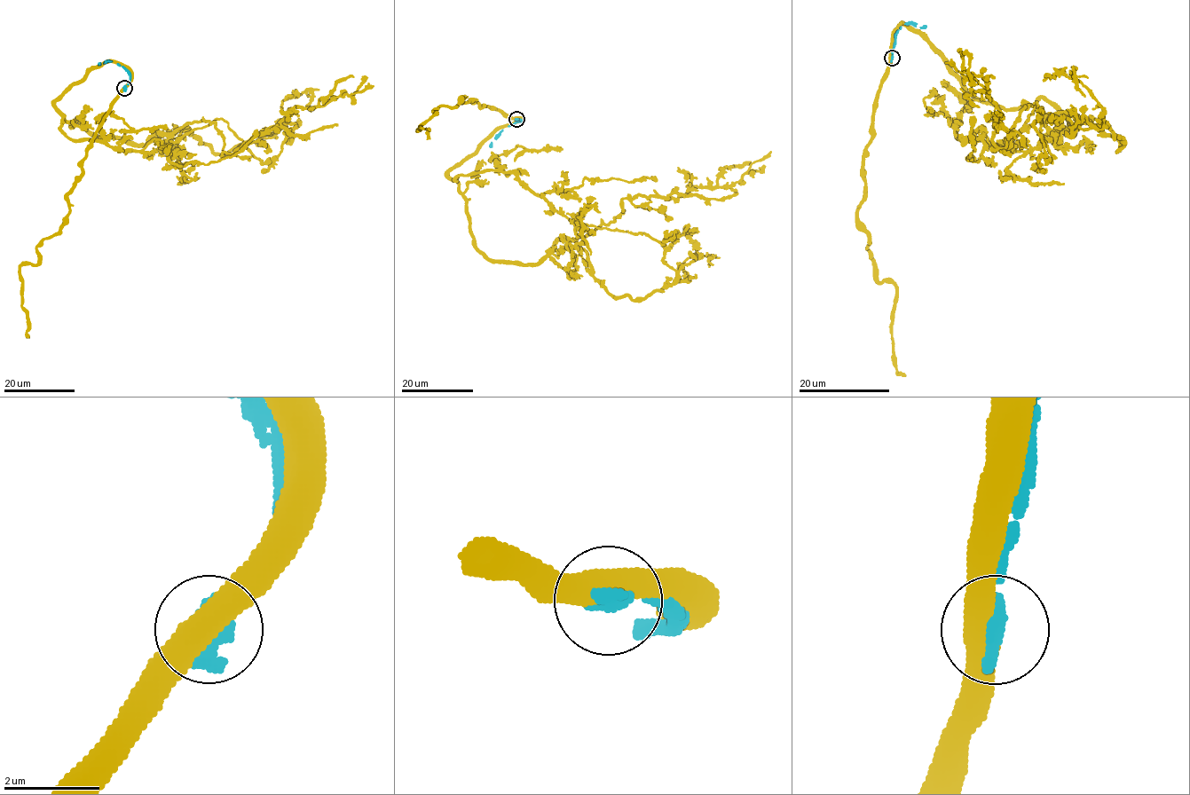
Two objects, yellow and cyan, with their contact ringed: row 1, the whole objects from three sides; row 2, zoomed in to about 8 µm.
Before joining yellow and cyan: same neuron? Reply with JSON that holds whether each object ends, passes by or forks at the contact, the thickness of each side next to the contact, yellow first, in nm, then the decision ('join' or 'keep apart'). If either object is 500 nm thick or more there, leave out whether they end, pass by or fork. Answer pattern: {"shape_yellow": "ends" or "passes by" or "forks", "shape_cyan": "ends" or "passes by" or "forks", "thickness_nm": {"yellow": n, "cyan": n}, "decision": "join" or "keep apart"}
{"thickness_nm": {"yellow": 500, "cyan": 480}, "decision": "keep apart"}

